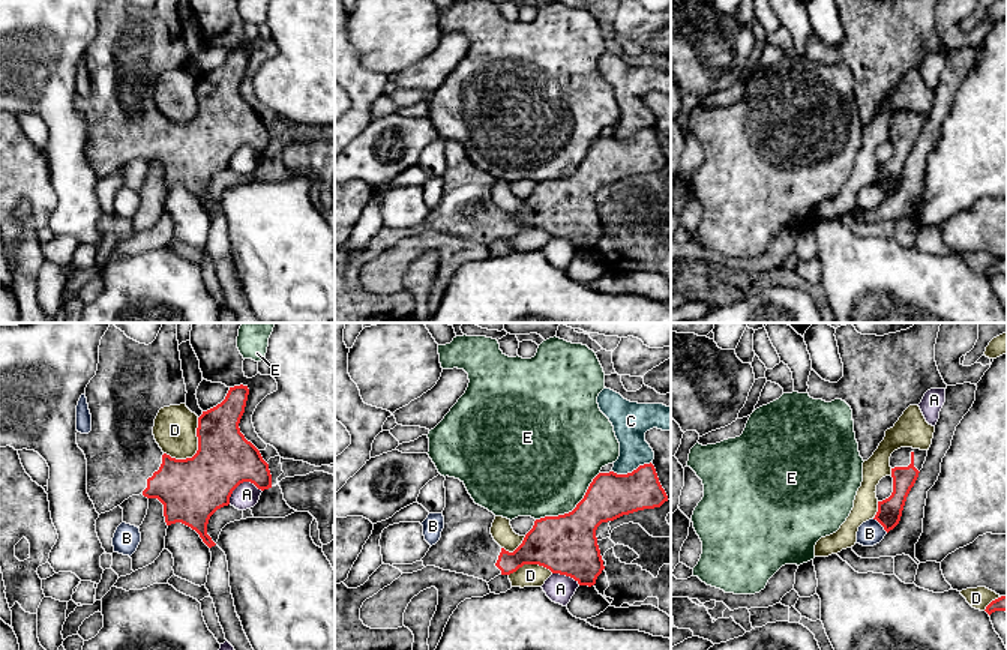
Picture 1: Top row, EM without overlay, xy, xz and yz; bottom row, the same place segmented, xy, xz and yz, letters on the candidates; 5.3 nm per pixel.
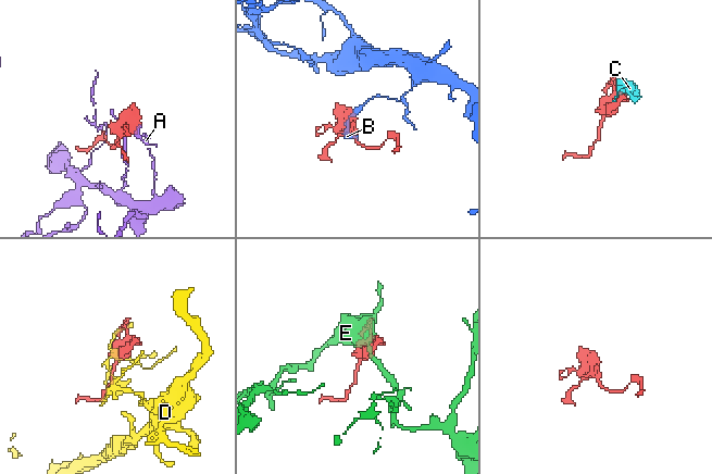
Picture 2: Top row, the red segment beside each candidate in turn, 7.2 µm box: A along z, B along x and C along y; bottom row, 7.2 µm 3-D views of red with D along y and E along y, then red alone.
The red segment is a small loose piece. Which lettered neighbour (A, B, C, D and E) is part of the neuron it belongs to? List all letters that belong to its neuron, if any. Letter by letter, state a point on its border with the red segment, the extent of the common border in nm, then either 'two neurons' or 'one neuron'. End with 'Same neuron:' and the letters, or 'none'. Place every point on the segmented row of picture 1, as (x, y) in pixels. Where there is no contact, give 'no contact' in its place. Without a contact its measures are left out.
A: contact xy (240, 482); length 200 nm; two neurons
B: contact yz (880, 523); length 120 nm; two neurons
C: contact xz (632, 472); length 220 nm; two neurons
D: contact xy (197, 451); length 280 nm; two neurons
E: contact xz (574, 509); length 440 nm; two neurons
Same neuron: none

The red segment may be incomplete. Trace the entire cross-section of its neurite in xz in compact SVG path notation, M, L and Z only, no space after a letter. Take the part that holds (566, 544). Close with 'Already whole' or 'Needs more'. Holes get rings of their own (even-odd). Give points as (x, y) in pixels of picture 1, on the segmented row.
M651 462L627 474L599 473L572 512L536 519L522 543L509 552L491 534L495 515L474 503L464 482L446 476L444 488L444 528L440 540L422 558L423 566L486 582L510 575L524 564L539 564L591 587L605 569L597 527L668 501Z. Needs more

